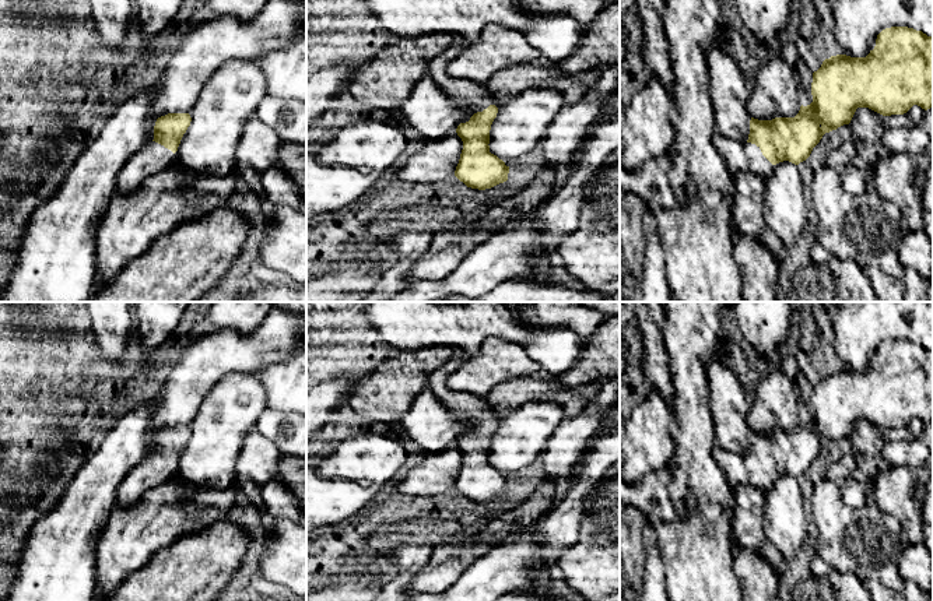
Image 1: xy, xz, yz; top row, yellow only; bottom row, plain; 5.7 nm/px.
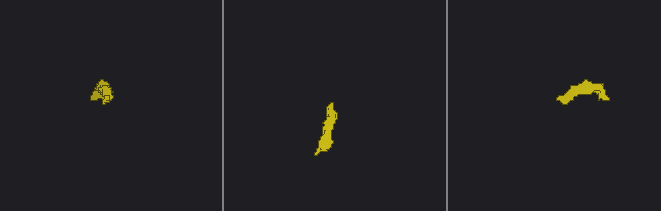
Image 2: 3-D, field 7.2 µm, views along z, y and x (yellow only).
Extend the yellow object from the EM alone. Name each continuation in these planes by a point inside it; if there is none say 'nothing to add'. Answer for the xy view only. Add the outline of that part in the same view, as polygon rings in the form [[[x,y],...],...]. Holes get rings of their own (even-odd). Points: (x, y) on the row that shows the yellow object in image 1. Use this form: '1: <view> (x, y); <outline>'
1: xy (151, 158); [[[151,141],[129,158],[116,178],[116,193],[130,194],[145,179],[169,168],[175,162],[175,154],[164,145]]]

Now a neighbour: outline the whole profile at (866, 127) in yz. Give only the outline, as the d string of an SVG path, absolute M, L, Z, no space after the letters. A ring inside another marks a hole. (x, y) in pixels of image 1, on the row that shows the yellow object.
M857 108L848 126L856 148L853 164L857 168L869 169L878 158L888 154L884 145L887 127L883 124L883 115L869 108Z

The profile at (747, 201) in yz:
M739 172L732 176L732 217L733 226L741 233L754 238L781 264L788 257L788 247L769 229L764 219L765 180L753 172Z

